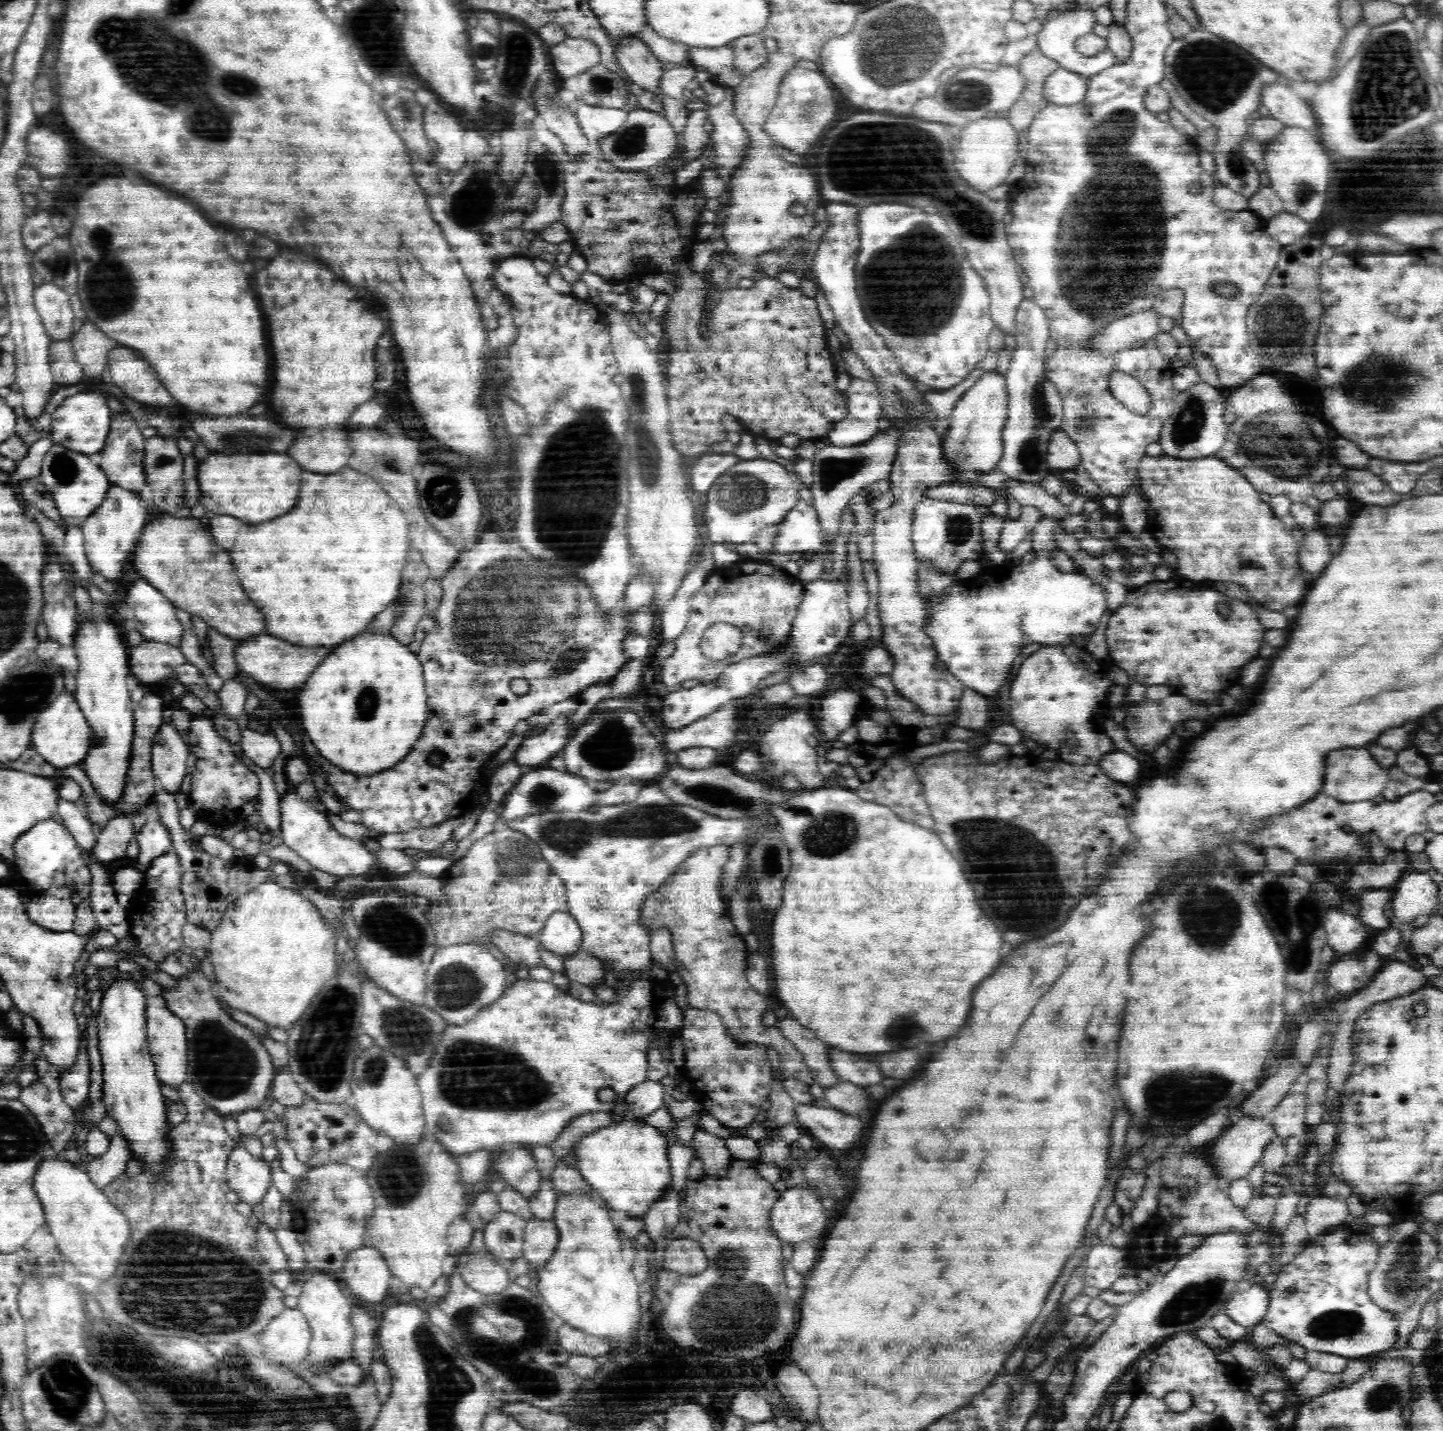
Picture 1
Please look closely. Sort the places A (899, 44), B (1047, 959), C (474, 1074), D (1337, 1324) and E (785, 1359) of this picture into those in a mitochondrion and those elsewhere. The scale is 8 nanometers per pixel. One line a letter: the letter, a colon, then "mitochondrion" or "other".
A: mitochondrion
B: other
C: mitochondrion
D: mitochondrion
E: other

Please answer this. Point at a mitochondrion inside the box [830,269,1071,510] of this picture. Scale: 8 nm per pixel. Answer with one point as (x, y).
(904, 319)

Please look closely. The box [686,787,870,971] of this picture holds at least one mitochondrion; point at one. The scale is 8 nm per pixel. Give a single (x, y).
(832, 833)

